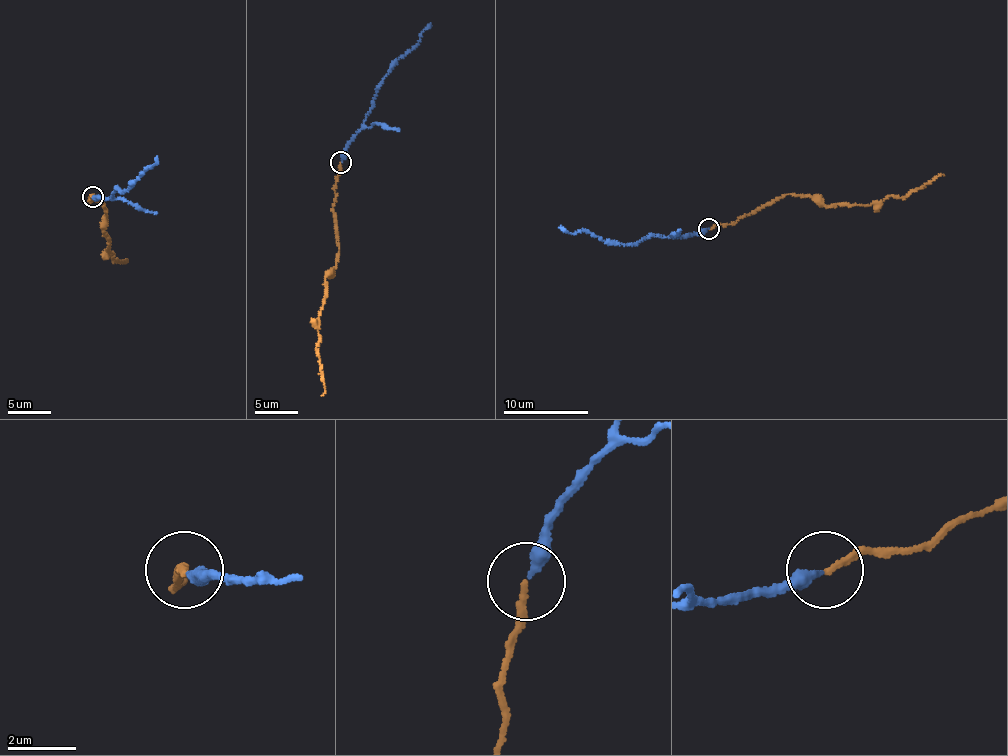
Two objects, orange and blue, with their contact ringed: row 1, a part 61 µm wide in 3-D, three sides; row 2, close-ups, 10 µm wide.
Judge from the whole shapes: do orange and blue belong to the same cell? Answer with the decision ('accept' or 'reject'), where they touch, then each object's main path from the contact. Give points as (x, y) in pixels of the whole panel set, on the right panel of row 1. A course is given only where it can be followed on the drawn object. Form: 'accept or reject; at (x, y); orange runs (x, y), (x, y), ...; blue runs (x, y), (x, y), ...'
accept; at (709, 229); orange runs (709, 229), (736, 222), (786, 194), (809, 194), (826, 206), (868, 204), (890, 196), (907, 197), (944, 175); blue runs (709, 228), (678, 237), (648, 236), (625, 245), (581, 231), (566, 232), (559, 227)

